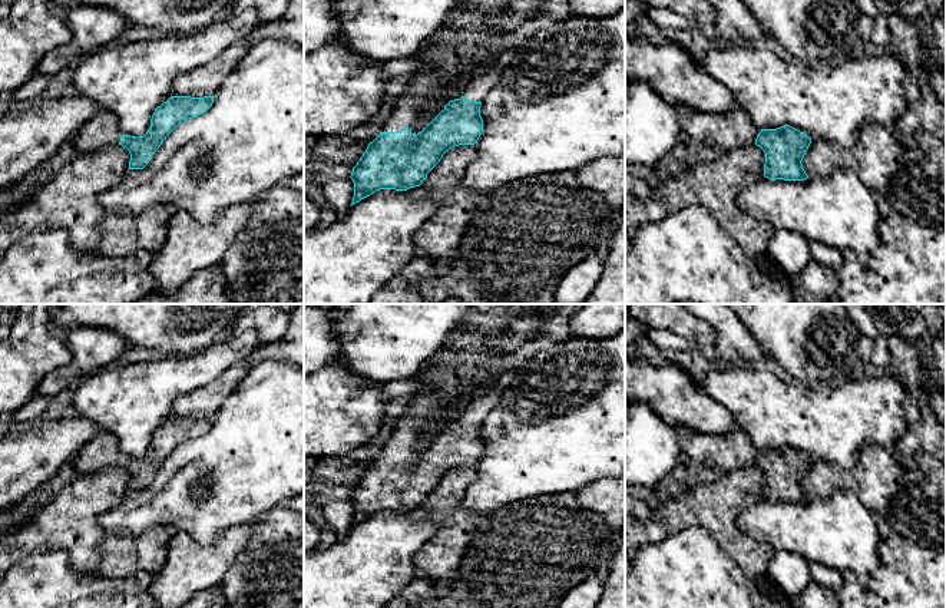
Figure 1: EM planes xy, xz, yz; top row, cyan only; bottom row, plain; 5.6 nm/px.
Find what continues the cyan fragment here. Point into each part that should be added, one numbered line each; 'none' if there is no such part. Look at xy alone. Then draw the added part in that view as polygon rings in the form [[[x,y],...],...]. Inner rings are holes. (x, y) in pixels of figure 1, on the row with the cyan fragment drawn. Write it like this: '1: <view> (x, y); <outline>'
1: xy (102, 129); [[[99,110],[80,128],[72,145],[82,155],[116,145],[122,136],[116,118],[110,112]]]

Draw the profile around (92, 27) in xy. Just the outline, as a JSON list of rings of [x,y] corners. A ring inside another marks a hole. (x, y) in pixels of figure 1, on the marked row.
[[[72,6],[62,16],[70,30],[70,39],[46,53],[34,75],[53,79],[75,57],[115,44],[128,26],[120,13],[100,6]]]

